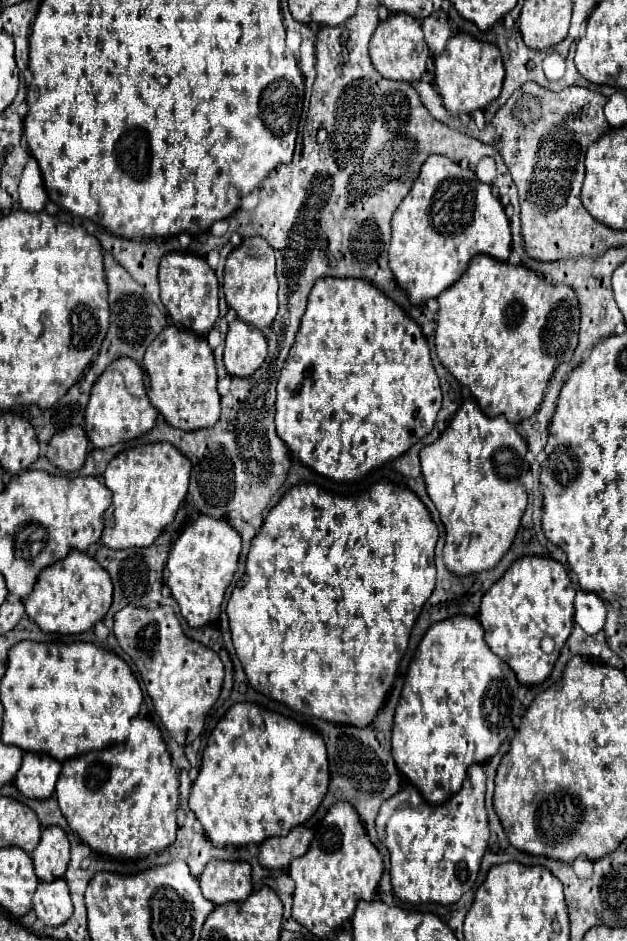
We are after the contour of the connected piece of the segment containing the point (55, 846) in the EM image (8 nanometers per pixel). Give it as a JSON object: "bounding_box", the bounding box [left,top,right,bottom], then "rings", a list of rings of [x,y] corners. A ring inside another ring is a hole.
{"bounding_box":[31,827,69,881],"rings":[[[61,827],[43,829],[37,849],[31,853],[35,875],[41,881],[61,879],[69,865],[69,839]]]}

